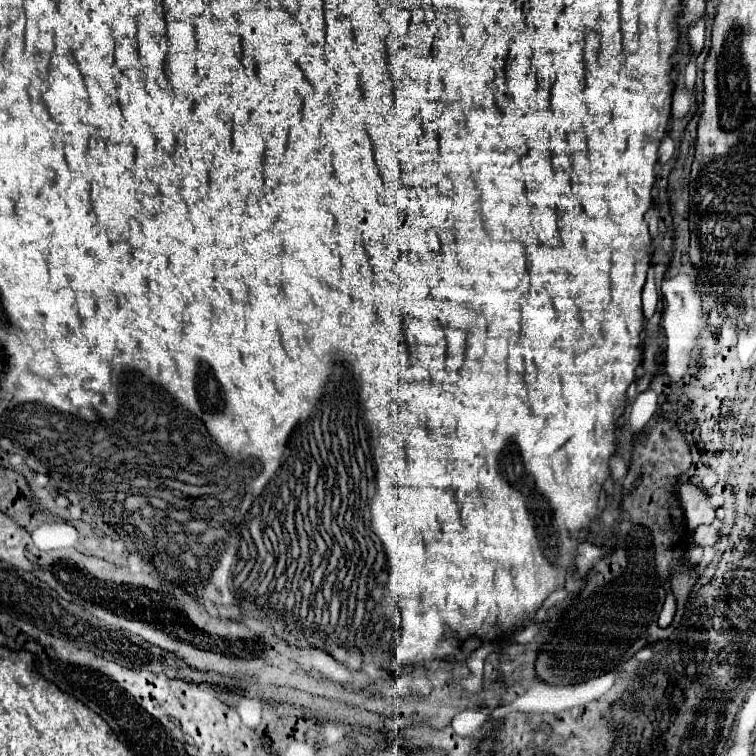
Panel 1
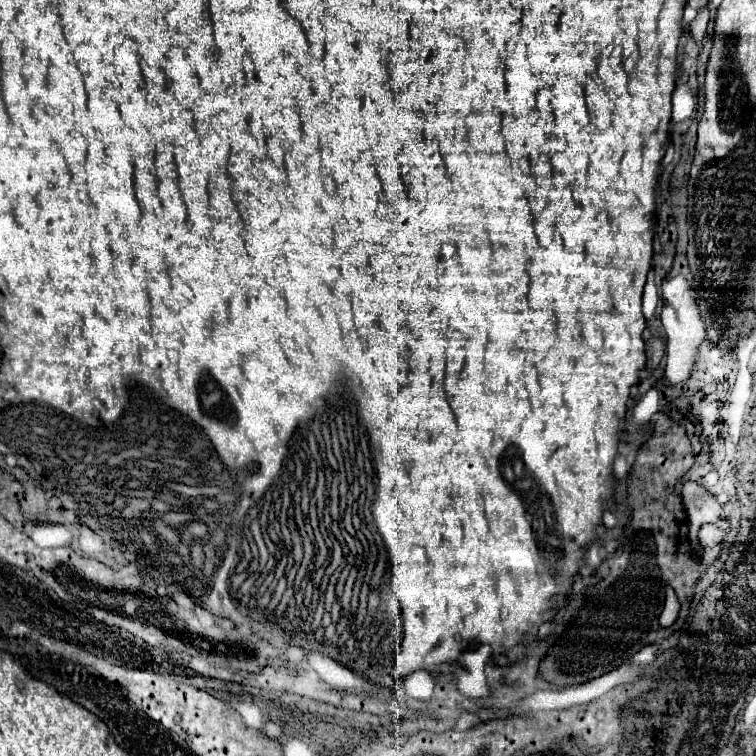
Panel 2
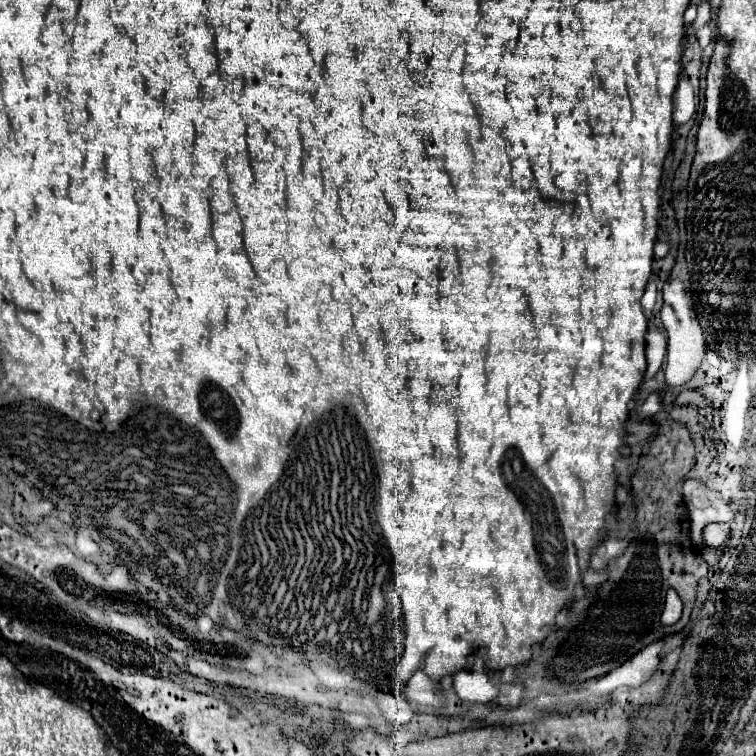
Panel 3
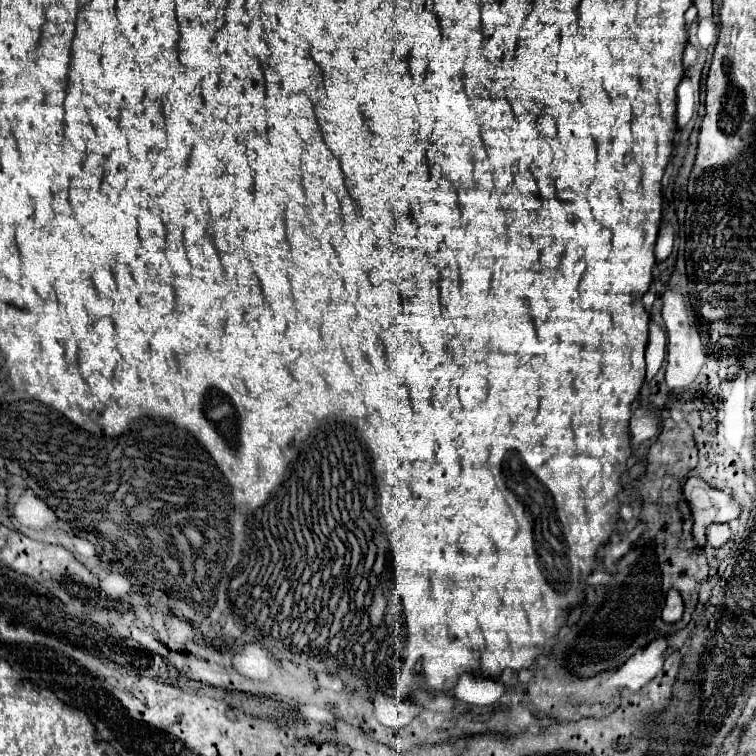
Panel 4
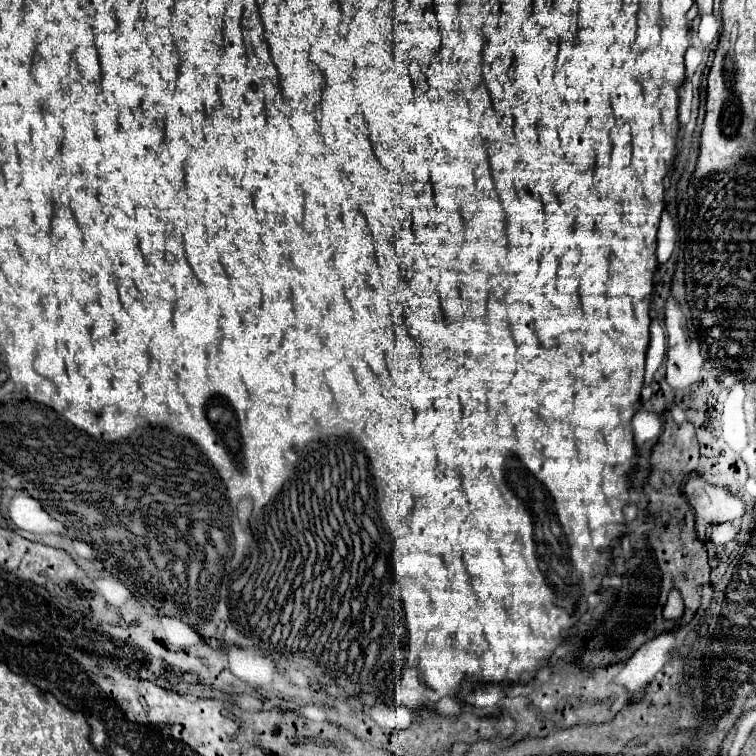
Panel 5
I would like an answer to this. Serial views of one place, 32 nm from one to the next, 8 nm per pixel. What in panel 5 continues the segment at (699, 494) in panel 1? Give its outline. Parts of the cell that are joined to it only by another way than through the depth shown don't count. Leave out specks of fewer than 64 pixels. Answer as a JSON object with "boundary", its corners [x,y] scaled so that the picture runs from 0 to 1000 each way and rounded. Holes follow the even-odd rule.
{"boundary":[[[926,630],[910,635],[907,659],[921,677],[921,704],[926,714],[931,714],[934,696],[976,688],[987,677],[987,669],[976,656],[931,638]]]}

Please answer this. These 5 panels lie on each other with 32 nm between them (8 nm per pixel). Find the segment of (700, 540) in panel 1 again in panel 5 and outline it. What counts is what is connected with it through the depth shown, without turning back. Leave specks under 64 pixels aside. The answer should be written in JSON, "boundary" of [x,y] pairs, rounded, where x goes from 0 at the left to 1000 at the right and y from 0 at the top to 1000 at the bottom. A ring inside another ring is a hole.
{"boundary":[[[963,690],[963,693],[942,693],[942,696],[937,698],[937,706],[939,706],[944,722],[955,722],[955,720],[960,720],[963,714],[968,714],[968,712],[976,706],[976,701],[979,701],[979,698],[976,698],[974,693],[968,693],[968,690]]]}

